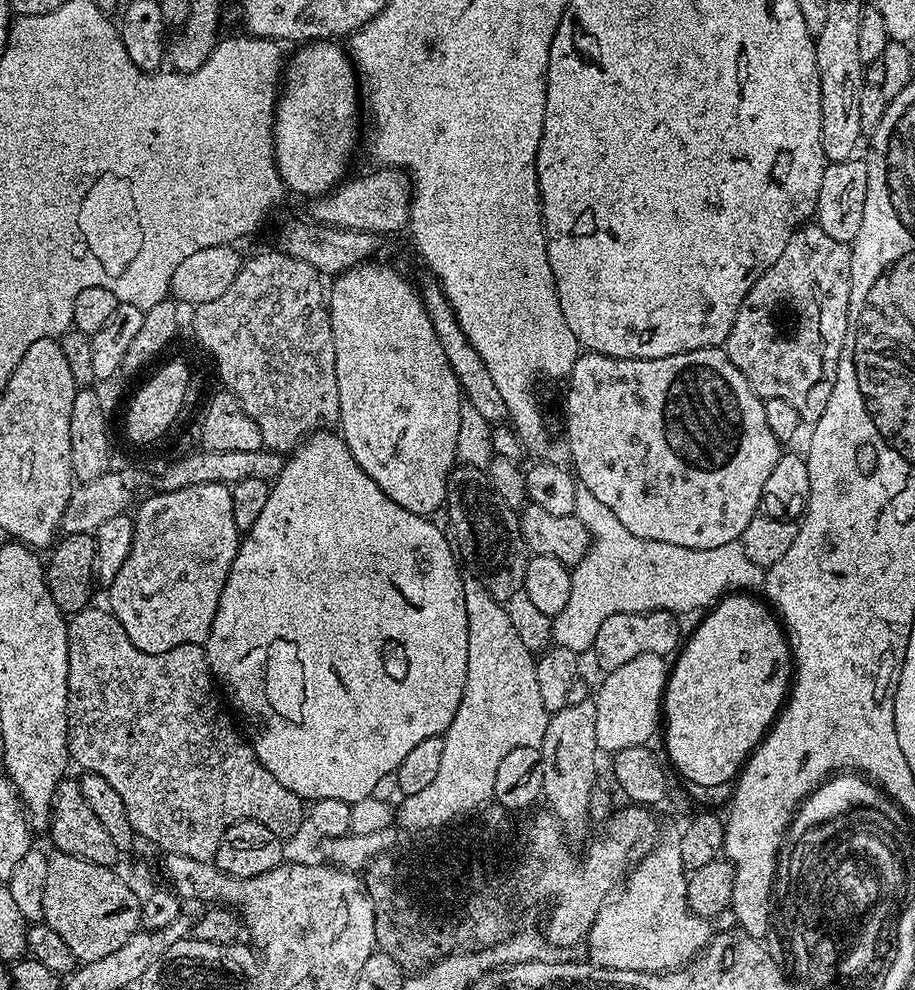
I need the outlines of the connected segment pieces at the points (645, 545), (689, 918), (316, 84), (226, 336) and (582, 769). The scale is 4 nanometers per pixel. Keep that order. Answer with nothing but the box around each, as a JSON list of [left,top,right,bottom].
[[551,486,765,654],[586,846,714,972],[272,40,360,198],[192,250,340,454],[540,698,598,841]]

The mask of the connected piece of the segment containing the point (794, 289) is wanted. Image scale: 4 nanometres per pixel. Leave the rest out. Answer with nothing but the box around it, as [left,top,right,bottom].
[722,222,851,426]

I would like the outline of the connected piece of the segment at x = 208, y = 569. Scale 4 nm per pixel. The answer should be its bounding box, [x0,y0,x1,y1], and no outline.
[106,482,242,654]

